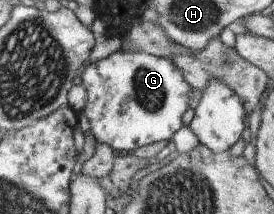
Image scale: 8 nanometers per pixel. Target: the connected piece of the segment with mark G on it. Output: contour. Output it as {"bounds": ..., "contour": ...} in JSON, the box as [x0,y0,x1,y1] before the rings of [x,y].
{"bounds":[78,49,191,154],"contour":[[[117,49],[108,56],[90,62],[79,74],[78,82],[84,87],[86,100],[81,108],[88,121],[88,130],[96,143],[108,144],[120,154],[160,141],[170,140],[182,125],[182,114],[191,100],[191,86],[185,81],[180,69],[170,59],[143,52]]]}

